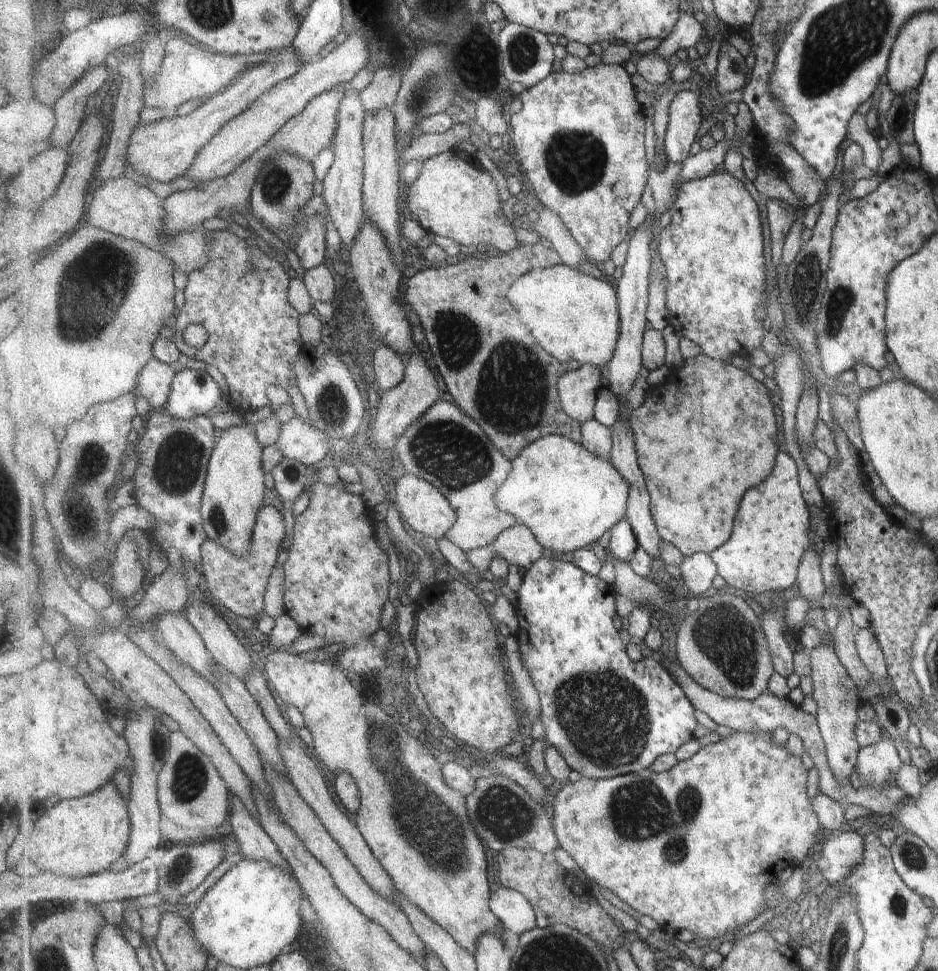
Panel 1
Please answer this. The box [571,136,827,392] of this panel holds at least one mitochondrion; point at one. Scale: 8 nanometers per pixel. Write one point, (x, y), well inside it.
(807, 274)

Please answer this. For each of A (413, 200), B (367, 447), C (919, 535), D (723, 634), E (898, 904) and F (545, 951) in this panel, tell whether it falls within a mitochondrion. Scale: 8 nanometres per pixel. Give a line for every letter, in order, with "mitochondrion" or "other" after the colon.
A: other
B: other
C: other
D: mitochondrion
E: mitochondrion
F: mitochondrion

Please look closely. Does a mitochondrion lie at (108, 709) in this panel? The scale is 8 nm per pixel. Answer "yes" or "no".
no

